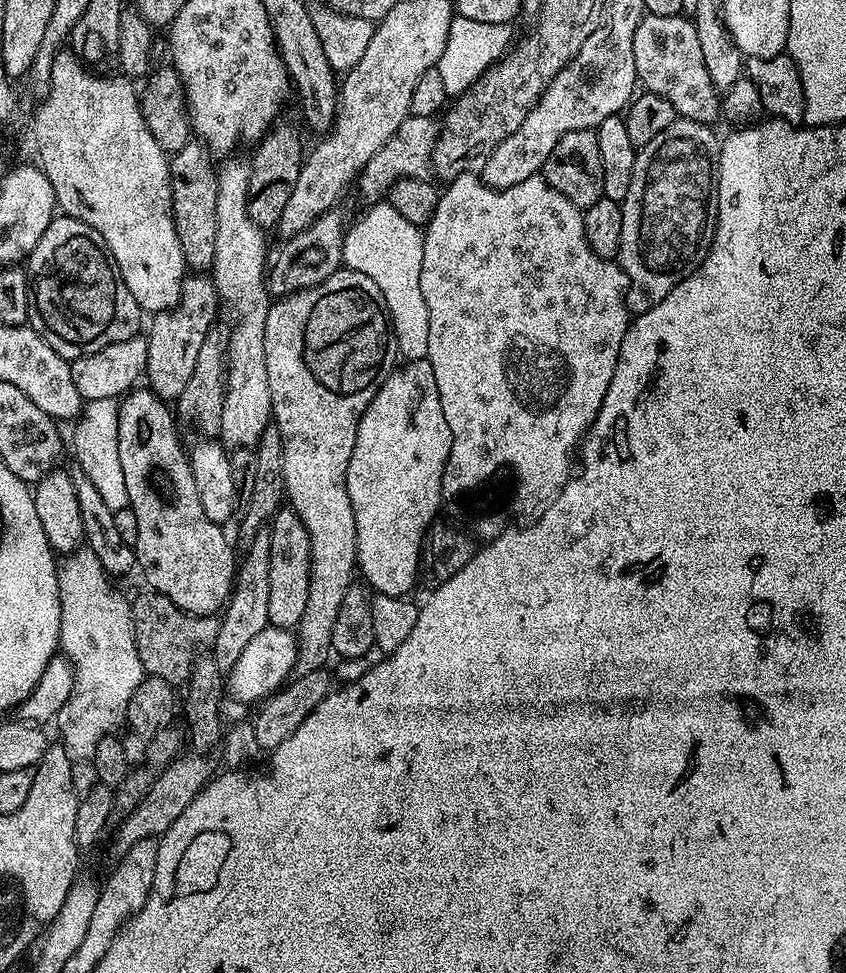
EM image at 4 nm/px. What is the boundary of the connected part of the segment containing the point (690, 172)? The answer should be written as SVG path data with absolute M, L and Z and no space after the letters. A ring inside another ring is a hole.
M677 118L654 138L654 142L646 142L646 146L637 151L634 178L630 178L630 190L620 205L622 242L618 263L628 276L626 303L629 313L639 314L658 306L658 302L662 302L689 272L695 272L706 258L709 243L716 233L716 218L710 214L710 205L716 198L716 164L720 161L721 146L712 131L707 124Z

